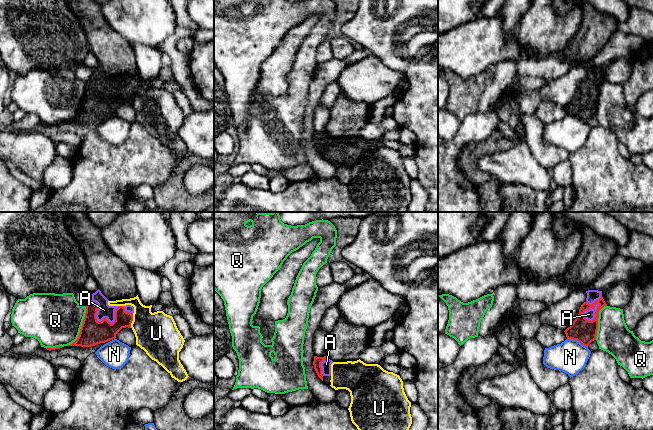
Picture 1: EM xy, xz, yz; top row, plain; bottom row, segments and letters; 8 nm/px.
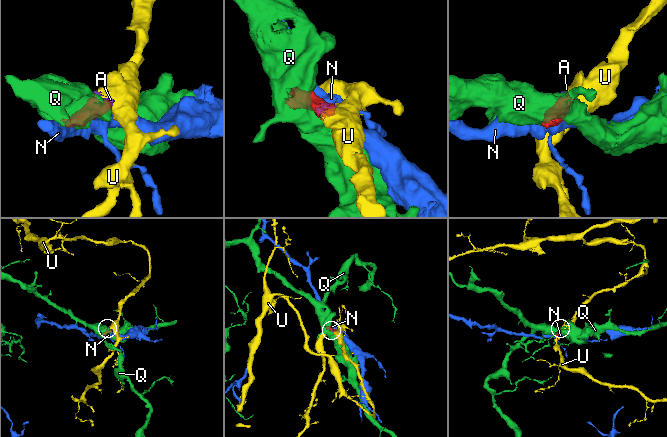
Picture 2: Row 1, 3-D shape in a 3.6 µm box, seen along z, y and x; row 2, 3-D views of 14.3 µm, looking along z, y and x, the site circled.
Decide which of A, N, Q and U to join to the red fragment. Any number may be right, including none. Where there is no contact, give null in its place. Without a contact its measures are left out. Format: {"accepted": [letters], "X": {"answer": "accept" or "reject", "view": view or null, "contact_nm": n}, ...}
{"accepted": ["A"], "A": {"answer": "accept", "view": "xy", "contact_nm": 260}, "N": {"answer": "reject", "view": "yz", "contact_nm": 180}, "Q": {"answer": "reject", "view": "xy", "contact_nm": 360}, "U": {"answer": "reject", "view": "xy", "contact_nm": 110}}

